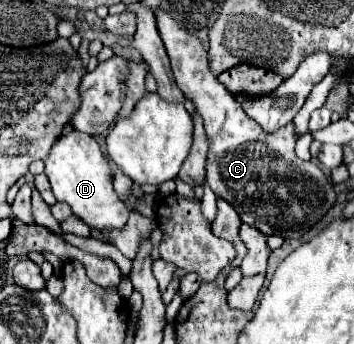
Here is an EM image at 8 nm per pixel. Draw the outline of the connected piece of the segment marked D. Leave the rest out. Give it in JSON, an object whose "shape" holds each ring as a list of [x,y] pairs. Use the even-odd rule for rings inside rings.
{"shape":[[[81,131],[65,133],[45,157],[45,175],[49,177],[57,201],[65,201],[73,209],[73,215],[77,215],[89,227],[101,231],[107,227],[119,229],[127,223],[131,209],[127,209],[113,191],[109,161],[103,157],[97,141],[91,135],[83,135]]]}

